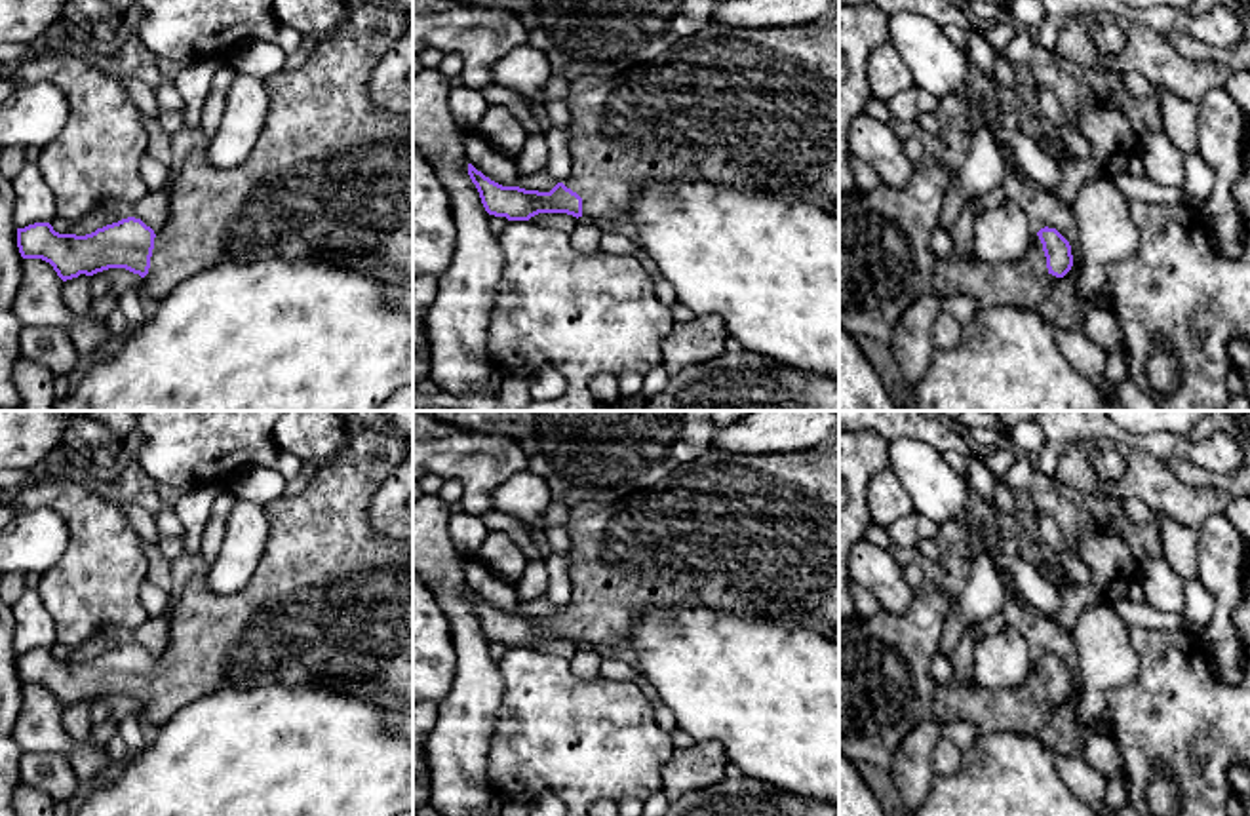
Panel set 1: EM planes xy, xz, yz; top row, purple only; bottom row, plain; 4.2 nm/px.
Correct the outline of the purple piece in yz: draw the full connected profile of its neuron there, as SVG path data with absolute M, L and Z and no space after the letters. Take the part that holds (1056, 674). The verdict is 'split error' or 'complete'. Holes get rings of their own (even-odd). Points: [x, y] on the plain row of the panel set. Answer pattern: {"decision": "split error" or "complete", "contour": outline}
{"decision": "split error", "contour": "M1056 654L1031 660L1018 689L982 689L974 681L949 679L934 690L934 719L967 721L989 732L1039 734L1060 704L1073 692L1069 668Z"}

